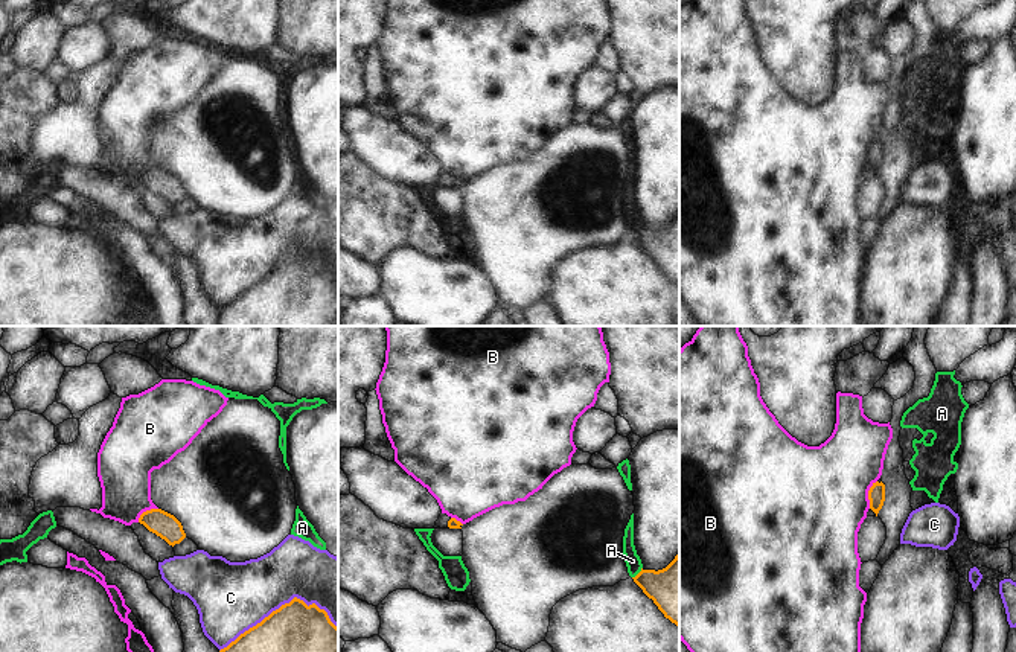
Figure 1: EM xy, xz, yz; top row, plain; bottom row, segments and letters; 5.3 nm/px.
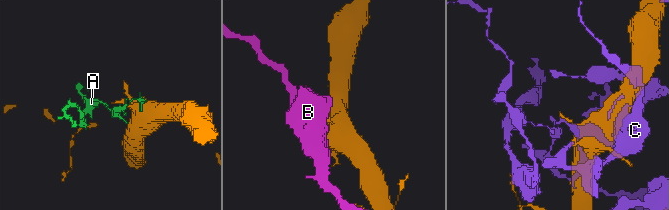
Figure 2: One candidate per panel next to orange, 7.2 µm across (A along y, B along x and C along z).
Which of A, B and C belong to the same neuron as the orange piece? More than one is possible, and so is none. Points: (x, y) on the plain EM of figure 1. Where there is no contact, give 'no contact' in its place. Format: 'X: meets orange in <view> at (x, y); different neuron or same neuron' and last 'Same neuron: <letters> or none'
A: meets orange in xz at (638, 232); different neuron
B: meets orange in yz at (869, 153); different neuron
C: meets orange in xy at (281, 265); different neuron
Same neuron: none

